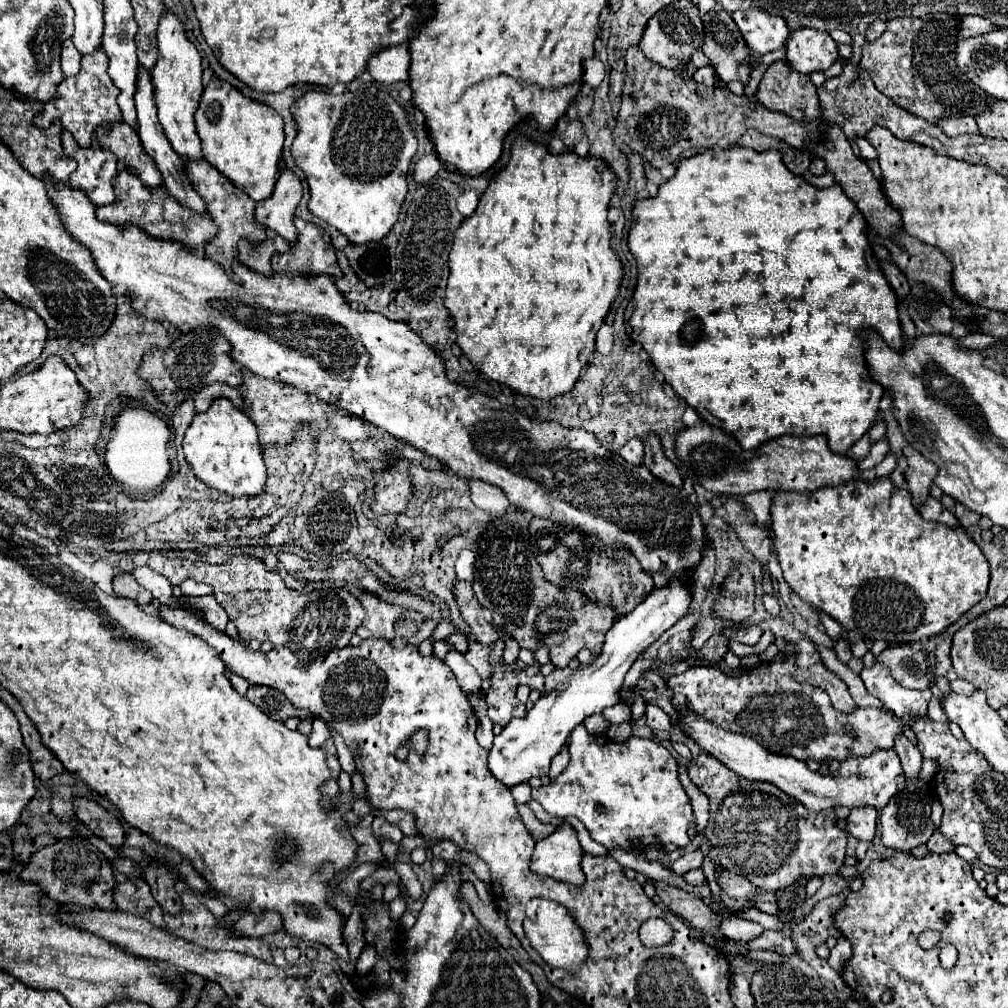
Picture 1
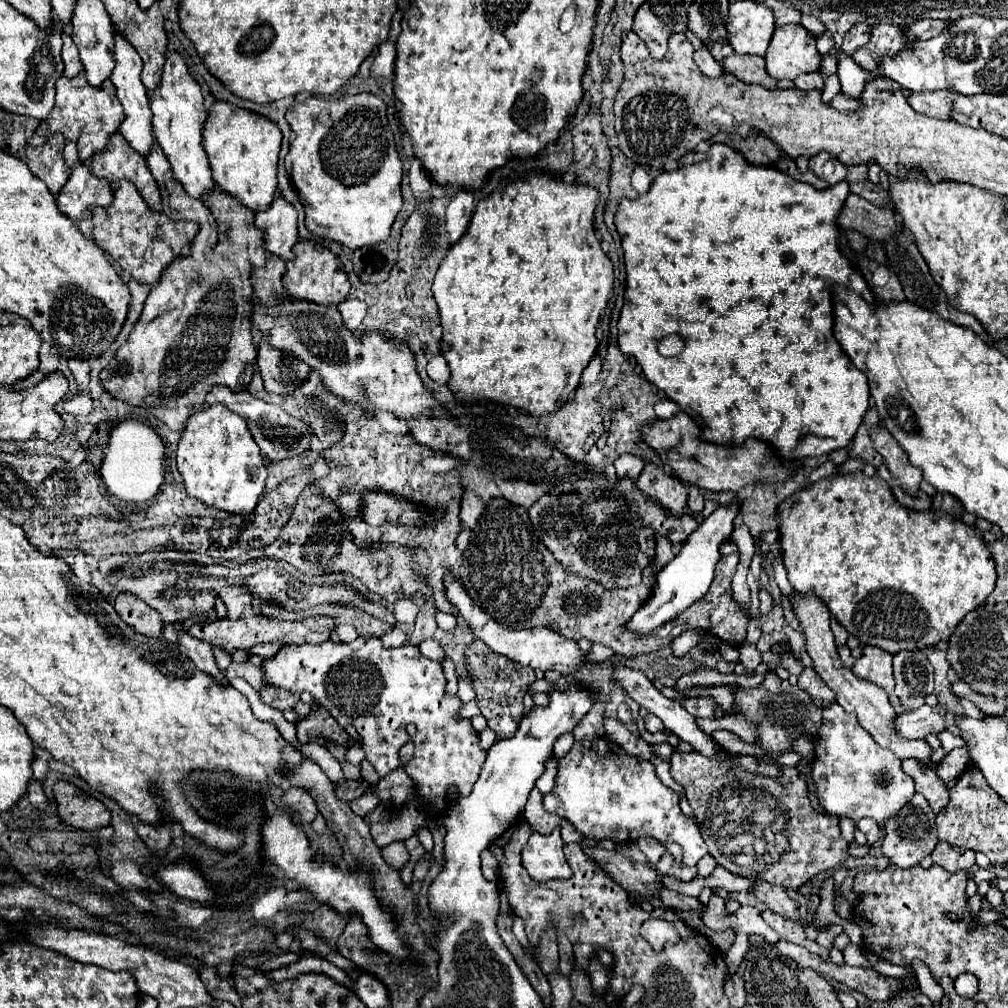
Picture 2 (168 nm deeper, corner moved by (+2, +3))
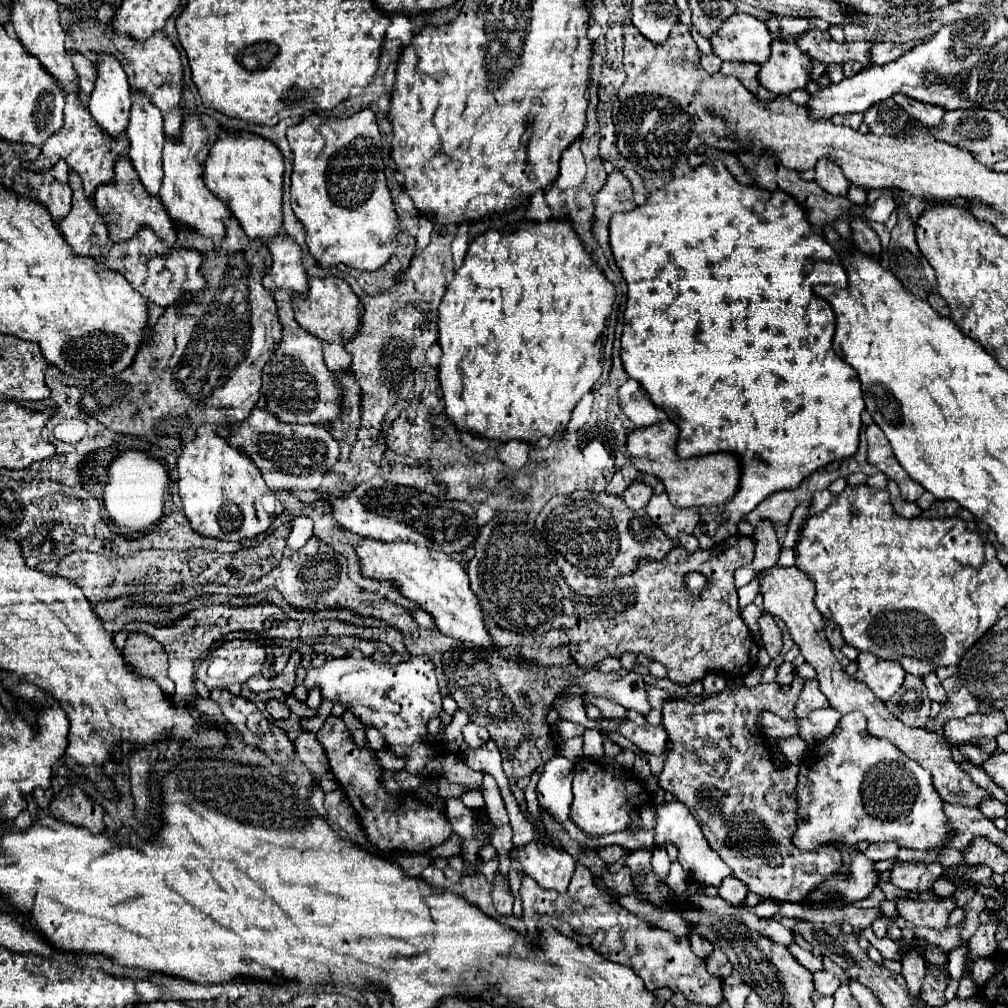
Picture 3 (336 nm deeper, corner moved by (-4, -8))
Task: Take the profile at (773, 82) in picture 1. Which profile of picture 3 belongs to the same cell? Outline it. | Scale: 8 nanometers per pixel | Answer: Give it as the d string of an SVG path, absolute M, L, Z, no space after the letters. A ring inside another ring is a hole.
M722 62L722 68L720 72L726 74L726 76L736 76L744 88L748 88L748 92L756 94L756 90L760 88L758 84L758 68L756 64L744 64L744 62Z

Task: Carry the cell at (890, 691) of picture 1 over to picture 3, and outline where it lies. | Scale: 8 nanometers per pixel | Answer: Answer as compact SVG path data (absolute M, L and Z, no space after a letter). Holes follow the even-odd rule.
M860 652L856 662L858 662L858 670L854 678L864 682L882 702L892 698L900 690L906 674L904 668L900 668L900 664L880 660L872 652Z

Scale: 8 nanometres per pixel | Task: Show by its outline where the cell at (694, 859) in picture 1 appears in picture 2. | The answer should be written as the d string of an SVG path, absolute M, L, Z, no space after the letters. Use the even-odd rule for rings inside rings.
M704 855L704 857L698 861L698 865L696 865L696 869L698 869L698 873L700 873L702 877L708 877L714 867L716 867L716 861L714 861L712 855Z

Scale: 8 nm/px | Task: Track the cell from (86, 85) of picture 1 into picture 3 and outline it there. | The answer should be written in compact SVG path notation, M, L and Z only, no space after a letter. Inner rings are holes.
M70 92L70 94L66 94L64 126L54 136L48 138L48 142L42 148L42 154L32 162L30 170L44 172L44 170L52 168L58 160L66 160L68 168L82 178L86 198L92 198L92 194L98 186L112 182L114 162L118 156L126 154L124 152L126 148L128 148L126 136L120 136L120 140L112 140L110 136L104 136L104 132L100 132L98 124L92 120L92 114L88 112L88 108L80 102L78 96L72 96L72 92Z

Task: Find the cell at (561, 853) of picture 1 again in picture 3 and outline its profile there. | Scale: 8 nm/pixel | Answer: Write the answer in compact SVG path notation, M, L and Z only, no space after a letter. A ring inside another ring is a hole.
M536 842L514 850L514 858L542 888L556 892L566 892L576 868L574 858L566 850L556 850L554 846L542 846Z

